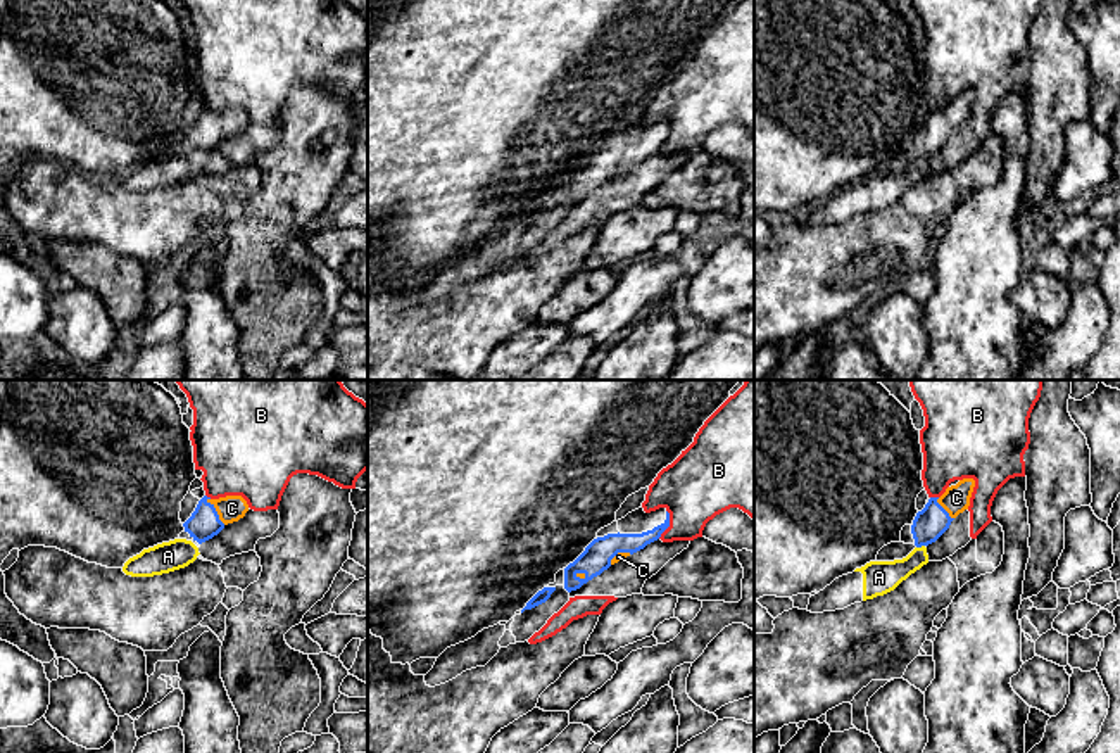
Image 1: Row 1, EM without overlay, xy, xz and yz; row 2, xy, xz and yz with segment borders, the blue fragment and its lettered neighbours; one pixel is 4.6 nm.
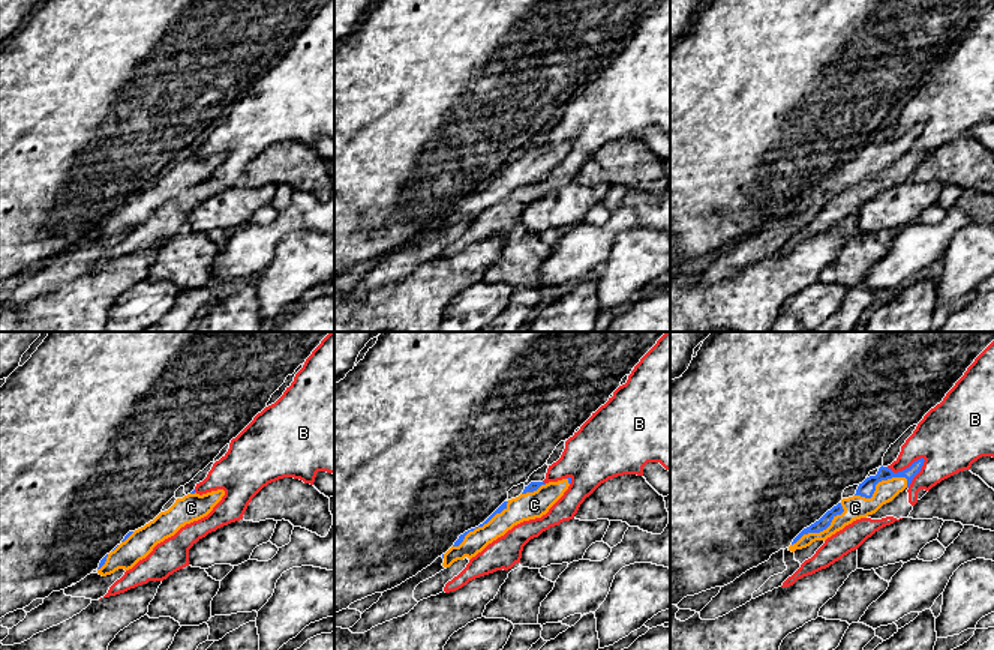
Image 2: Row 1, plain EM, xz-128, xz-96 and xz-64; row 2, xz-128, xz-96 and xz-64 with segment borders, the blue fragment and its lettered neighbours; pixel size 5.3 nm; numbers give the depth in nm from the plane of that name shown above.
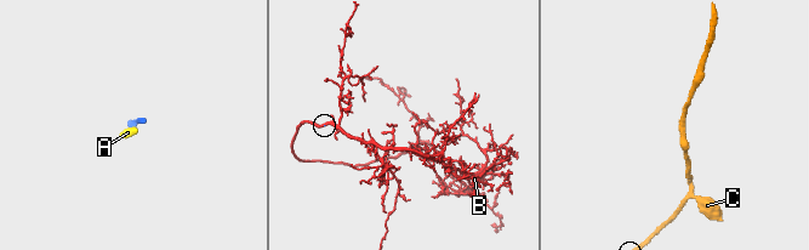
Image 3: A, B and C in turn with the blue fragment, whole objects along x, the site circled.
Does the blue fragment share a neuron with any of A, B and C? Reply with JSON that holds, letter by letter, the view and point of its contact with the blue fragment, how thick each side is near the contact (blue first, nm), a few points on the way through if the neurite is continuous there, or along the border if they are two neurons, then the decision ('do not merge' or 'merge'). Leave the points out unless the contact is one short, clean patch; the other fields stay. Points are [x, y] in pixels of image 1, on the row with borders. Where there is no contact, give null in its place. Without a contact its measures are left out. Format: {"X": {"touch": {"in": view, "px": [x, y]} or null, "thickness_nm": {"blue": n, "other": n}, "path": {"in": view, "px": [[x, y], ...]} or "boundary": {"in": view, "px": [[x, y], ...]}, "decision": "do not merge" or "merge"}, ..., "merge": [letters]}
{"A": {"touch": {"in": "yz", "px": [920, 546]}, "thickness_nm": {"blue": 150, "other": 160}, "boundary": {"in": "yz", "px": [[924, 544], [917, 548]]}, "decision": "do not merge"}, "B": {"touch": {"in": "xz", "px": [668, 524]}, "thickness_nm": {"blue": 100, "other": 320}, "decision": "do not merge"}, "C": {"touch": {"in": "xy", "px": [216, 512]}, "thickness_nm": {"blue": 150, "other": 120}, "decision": "merge"}, "merge": ["C"]}

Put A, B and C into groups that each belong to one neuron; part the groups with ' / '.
A / B / C

